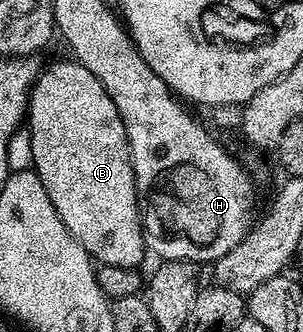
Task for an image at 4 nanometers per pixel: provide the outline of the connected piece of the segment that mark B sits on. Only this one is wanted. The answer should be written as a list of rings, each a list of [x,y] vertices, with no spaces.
[[[66,61],[55,62],[48,70],[47,67],[40,69],[39,78],[31,90],[31,98],[27,102],[25,115],[26,129],[31,129],[32,163],[30,162],[30,165],[33,167],[35,175],[41,180],[41,184],[45,184],[45,192],[49,192],[49,200],[53,200],[53,208],[57,208],[57,216],[61,216],[67,231],[87,249],[87,253],[96,263],[105,266],[120,266],[121,268],[138,267],[143,254],[145,255],[145,247],[143,245],[143,229],[139,223],[139,205],[137,204],[135,177],[133,176],[133,164],[131,163],[125,124],[117,112],[117,104],[113,104],[113,100],[109,100],[109,92],[105,92],[105,88],[101,88],[101,80],[97,80],[97,76],[93,76],[93,72],[89,72],[89,68],[85,68],[80,62]]]

